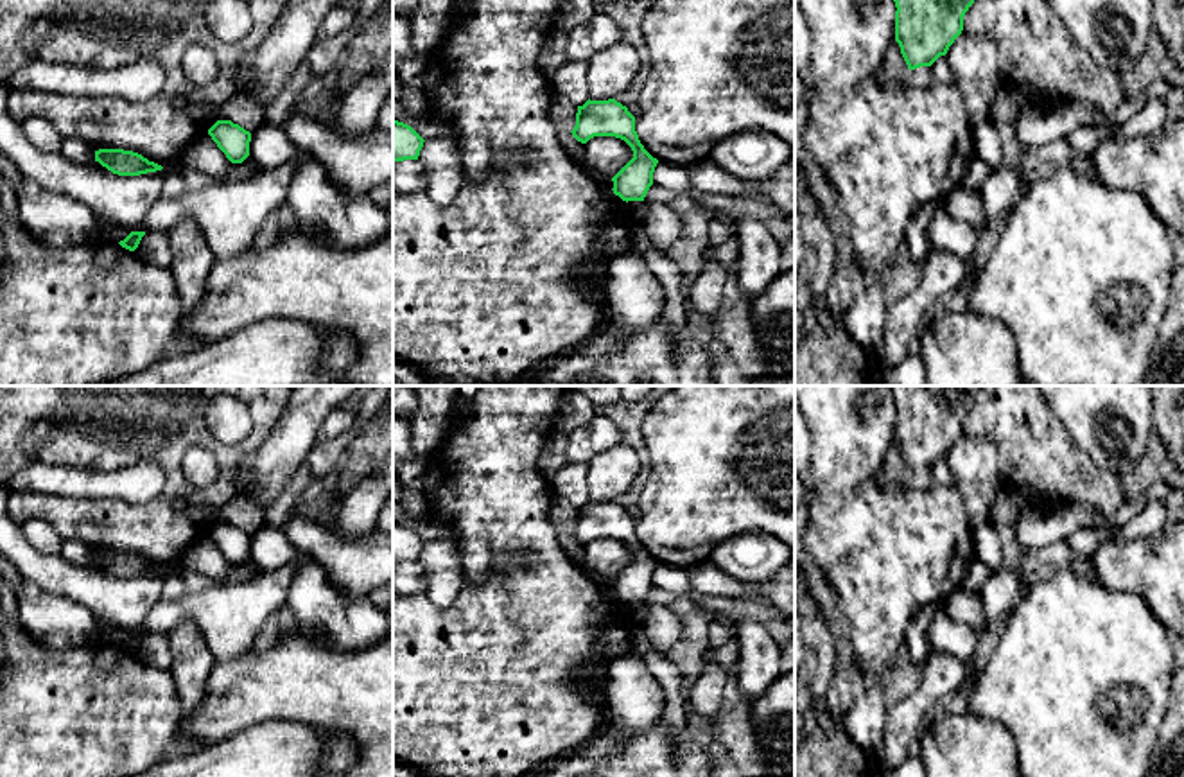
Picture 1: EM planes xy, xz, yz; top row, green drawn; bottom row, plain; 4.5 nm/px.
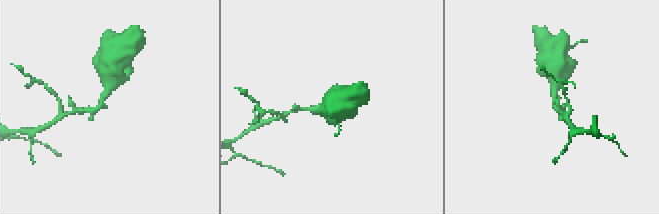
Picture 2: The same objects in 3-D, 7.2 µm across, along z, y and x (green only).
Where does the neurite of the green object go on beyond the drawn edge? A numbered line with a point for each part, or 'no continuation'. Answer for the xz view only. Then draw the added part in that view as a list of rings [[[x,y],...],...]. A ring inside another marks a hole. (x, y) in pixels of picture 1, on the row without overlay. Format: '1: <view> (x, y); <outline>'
no continuation

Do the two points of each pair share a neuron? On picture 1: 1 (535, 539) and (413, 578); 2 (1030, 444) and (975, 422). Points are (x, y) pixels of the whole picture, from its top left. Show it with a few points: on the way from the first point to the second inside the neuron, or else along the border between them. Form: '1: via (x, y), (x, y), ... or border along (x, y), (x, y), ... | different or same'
1: border along (424, 593), (411, 596) | different
2: via (1016, 429), (1009, 422), (989, 422) | same

